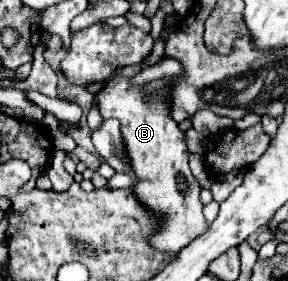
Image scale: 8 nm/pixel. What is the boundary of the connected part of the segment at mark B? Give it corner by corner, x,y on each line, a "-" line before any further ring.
116,78
96,96
102,118
120,120
122,146
126,150
126,162
136,176
132,192
140,204
158,220
156,232
148,238
158,252
178,252
200,236
208,222
202,214
200,186
188,168
188,148
184,144
184,132
170,116
168,92
158,92
150,102
144,102
140,86
132,86
126,78

